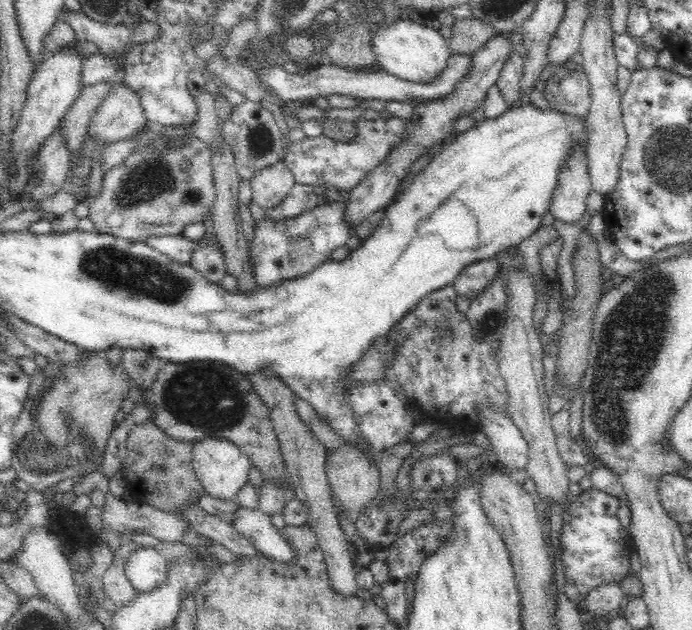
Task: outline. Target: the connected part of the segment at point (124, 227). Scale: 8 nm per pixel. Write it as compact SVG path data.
M193 137L186 146L161 152L161 148L145 146L130 154L122 164L113 167L103 178L99 196L90 204L90 218L96 232L129 241L143 242L149 236L182 234L188 224L202 222L206 210L216 200L212 171L212 154L207 146Z

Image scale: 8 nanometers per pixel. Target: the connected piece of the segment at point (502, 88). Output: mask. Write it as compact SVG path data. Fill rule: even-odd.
M514 50L512 56L504 63L502 73L497 80L497 87L506 103L507 108L514 107L514 104L522 96L522 79L524 79L524 60Z

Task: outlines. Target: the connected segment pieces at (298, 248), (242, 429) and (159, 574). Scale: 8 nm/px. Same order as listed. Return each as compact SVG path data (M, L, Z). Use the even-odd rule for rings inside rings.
M341 199L331 203L320 201L312 210L295 217L273 221L272 217L264 214L257 222L254 221L247 253L256 285L260 289L268 289L311 274L324 262L332 261L332 252L344 246L350 236L343 213L344 205Z
M167 361L149 387L132 384L128 396L135 407L152 407L150 422L168 436L191 443L204 438L226 438L250 457L264 479L288 481L268 408L254 392L247 375L234 367L216 361Z
M134 547L124 571L129 582L139 592L152 592L168 580L168 562L154 547Z

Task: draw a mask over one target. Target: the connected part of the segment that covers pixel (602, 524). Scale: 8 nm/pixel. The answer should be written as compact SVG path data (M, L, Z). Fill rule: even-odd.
M593 487L590 490L583 490L576 500L570 502L568 509L564 510L559 517L563 518L560 538L565 576L564 595L577 607L584 603L587 594L596 586L604 583L620 583L626 575L630 574L630 557L636 549L632 535L620 525L616 512L618 512L618 497Z

